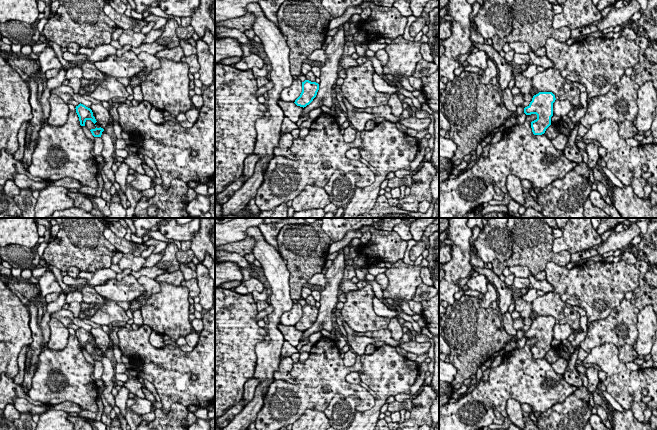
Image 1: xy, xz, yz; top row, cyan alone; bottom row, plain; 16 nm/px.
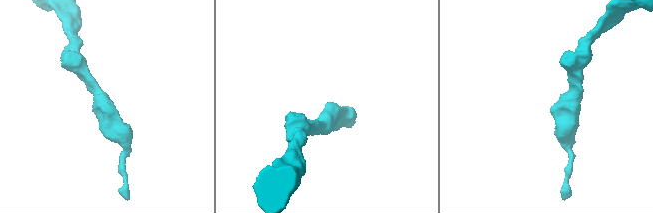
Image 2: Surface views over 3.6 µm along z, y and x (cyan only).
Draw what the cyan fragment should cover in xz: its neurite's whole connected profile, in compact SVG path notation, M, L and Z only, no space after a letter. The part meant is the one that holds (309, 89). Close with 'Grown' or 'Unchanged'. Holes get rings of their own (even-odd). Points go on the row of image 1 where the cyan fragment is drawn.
M305 80L304 82L302 82L302 92L294 103L300 107L306 107L316 97L318 90L318 83Z. Unchanged

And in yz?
M539 92L534 95L530 104L524 108L526 115L536 114L537 119L531 122L534 135L542 135L551 125L553 103L556 98L552 92Z. Unchanged

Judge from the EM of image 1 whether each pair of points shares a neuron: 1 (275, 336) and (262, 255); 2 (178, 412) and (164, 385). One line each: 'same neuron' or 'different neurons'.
1: same neuron
2: different neurons

